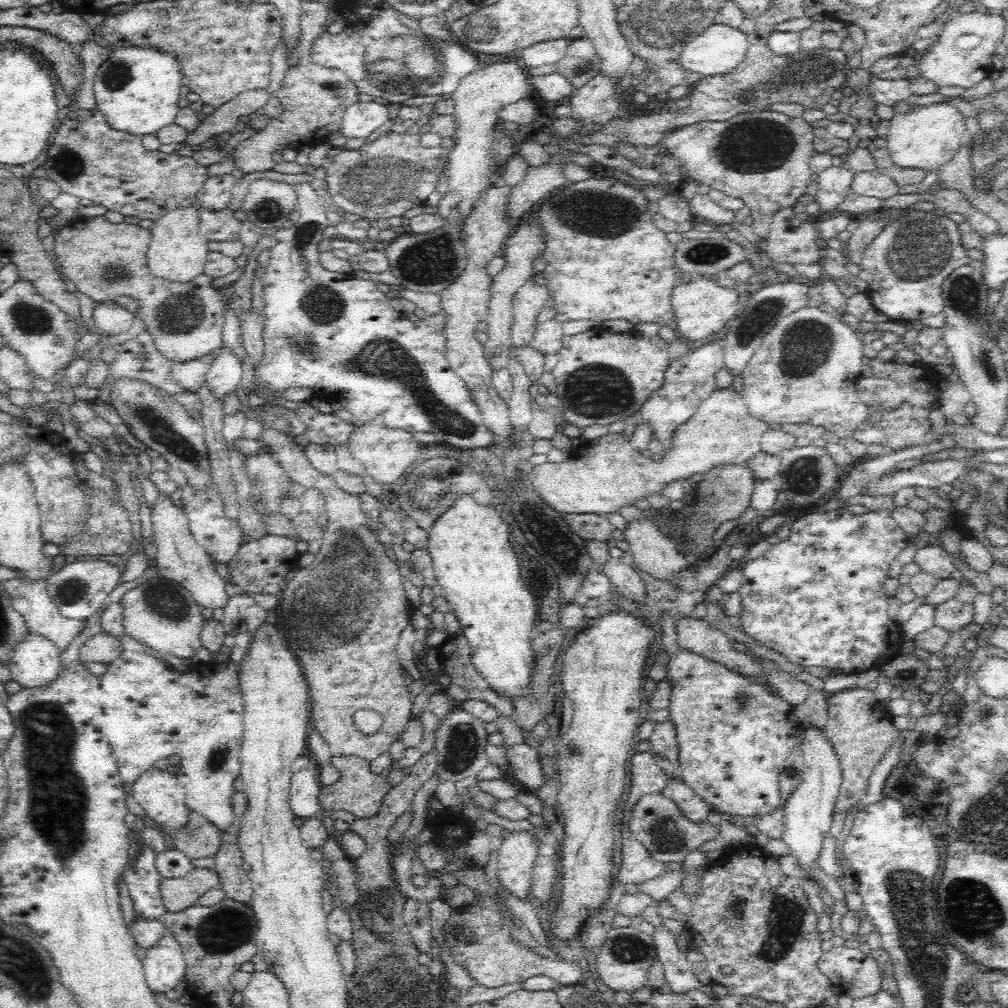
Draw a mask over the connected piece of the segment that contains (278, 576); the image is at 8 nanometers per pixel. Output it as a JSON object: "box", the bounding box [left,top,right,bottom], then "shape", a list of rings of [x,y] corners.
{"box":[228,534,301,598],"shape":[[[267,534],[261,540],[241,546],[228,566],[230,580],[228,583],[238,586],[244,594],[270,595],[280,598],[284,588],[280,587],[288,572],[296,567],[301,559],[297,550],[297,542],[287,537]]]}

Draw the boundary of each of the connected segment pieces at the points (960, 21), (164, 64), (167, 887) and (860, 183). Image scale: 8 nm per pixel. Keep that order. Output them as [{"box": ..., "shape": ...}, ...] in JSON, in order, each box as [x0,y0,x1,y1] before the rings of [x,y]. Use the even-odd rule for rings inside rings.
[{"box":[920,12,1006,89],"shape":[[[956,12],[952,20],[946,22],[940,42],[920,60],[920,76],[925,80],[942,86],[960,86],[970,89],[982,82],[998,66],[993,62],[995,46],[1006,32],[1006,19],[1002,14]]]},{"box":[93,46,184,135],"shape":[[[150,46],[114,47],[95,75],[93,92],[97,109],[111,128],[132,135],[156,135],[178,117],[184,81],[183,66],[176,52]]]},{"box":[159,868,219,912],"shape":[[[196,868],[184,878],[162,879],[159,884],[161,901],[166,912],[182,912],[197,904],[197,900],[212,887],[219,884],[214,870]]]},{"box":[851,172,899,199],"shape":[[[859,172],[853,176],[851,192],[858,196],[870,196],[872,198],[888,199],[898,194],[899,187],[885,174],[878,172]]]}]

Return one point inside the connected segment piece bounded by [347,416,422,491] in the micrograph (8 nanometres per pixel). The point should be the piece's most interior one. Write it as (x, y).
(386, 455)

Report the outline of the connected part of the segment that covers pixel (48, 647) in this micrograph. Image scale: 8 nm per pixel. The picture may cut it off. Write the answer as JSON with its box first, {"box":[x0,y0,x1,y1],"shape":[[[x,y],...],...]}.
{"box":[7,631,60,688],"shape":[[[28,631],[12,647],[7,660],[12,680],[24,688],[51,683],[60,672],[60,651],[50,637]]]}

